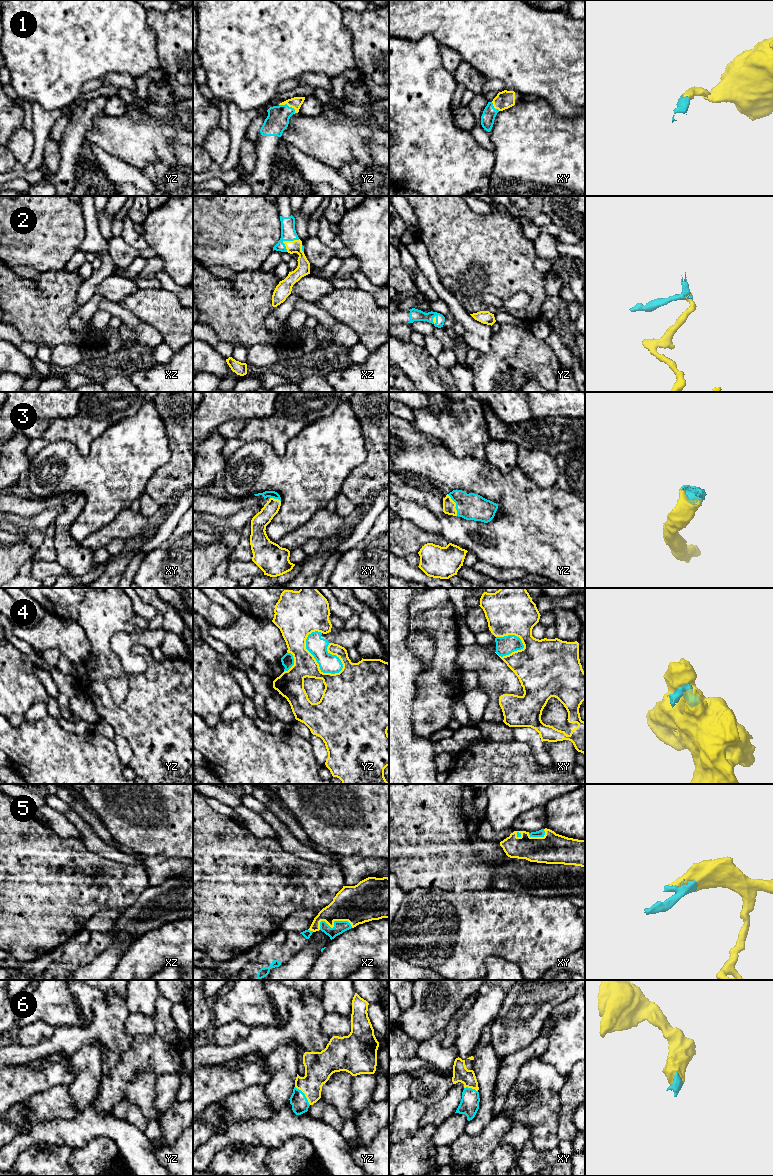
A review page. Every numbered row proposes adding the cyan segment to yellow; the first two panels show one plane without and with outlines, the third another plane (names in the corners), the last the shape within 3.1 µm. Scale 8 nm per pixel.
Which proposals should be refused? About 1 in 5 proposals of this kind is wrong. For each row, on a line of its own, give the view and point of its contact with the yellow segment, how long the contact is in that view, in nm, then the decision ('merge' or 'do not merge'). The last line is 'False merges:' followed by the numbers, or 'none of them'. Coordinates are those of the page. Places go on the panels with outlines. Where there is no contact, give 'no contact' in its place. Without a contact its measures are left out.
1: contact yz (288, 105); length 150 nm; merge
2: contact xz (286, 241); length 150 nm; merge
3: contact yz (455, 505); length 190 nm; merge
4: contact yz (315, 659); length 400 nm; do not merge
5: contact xz (335, 920); length 280 nm; merge
6: contact yz (305, 1095); length 200 nm; merge
False merges: 4

